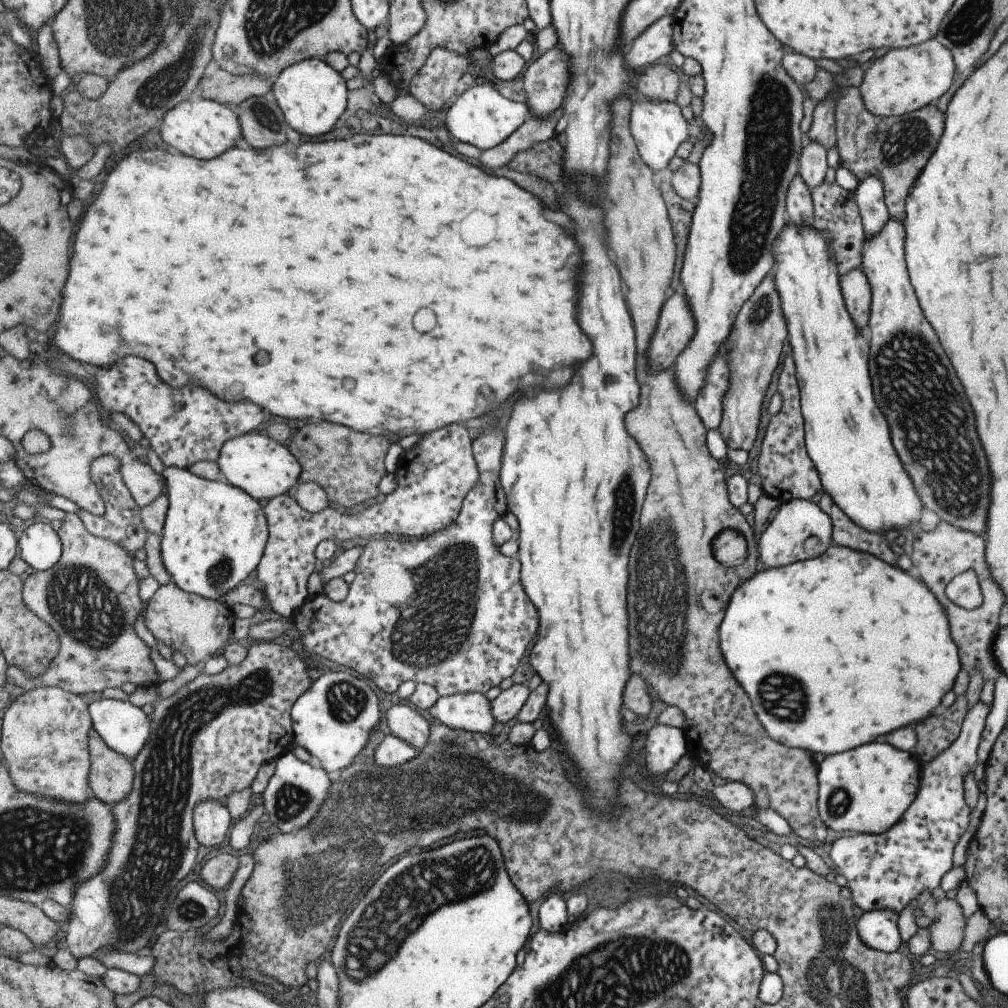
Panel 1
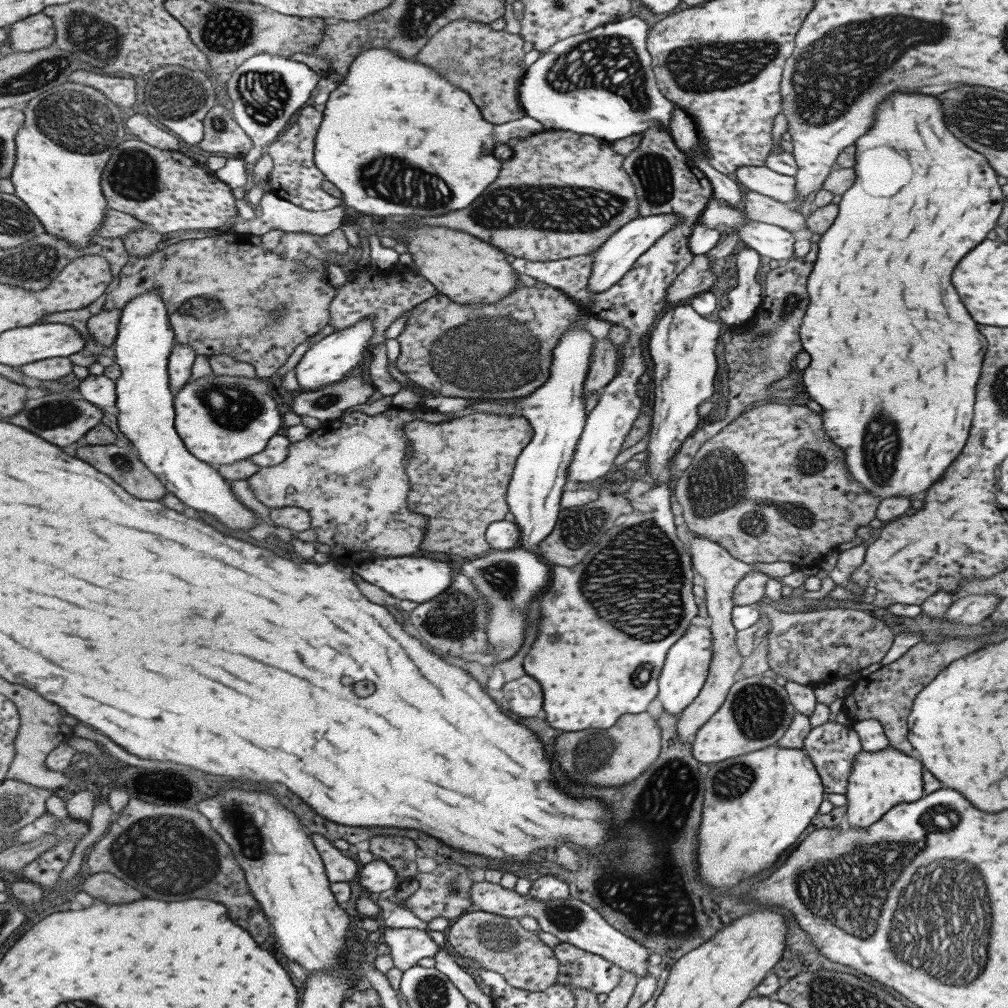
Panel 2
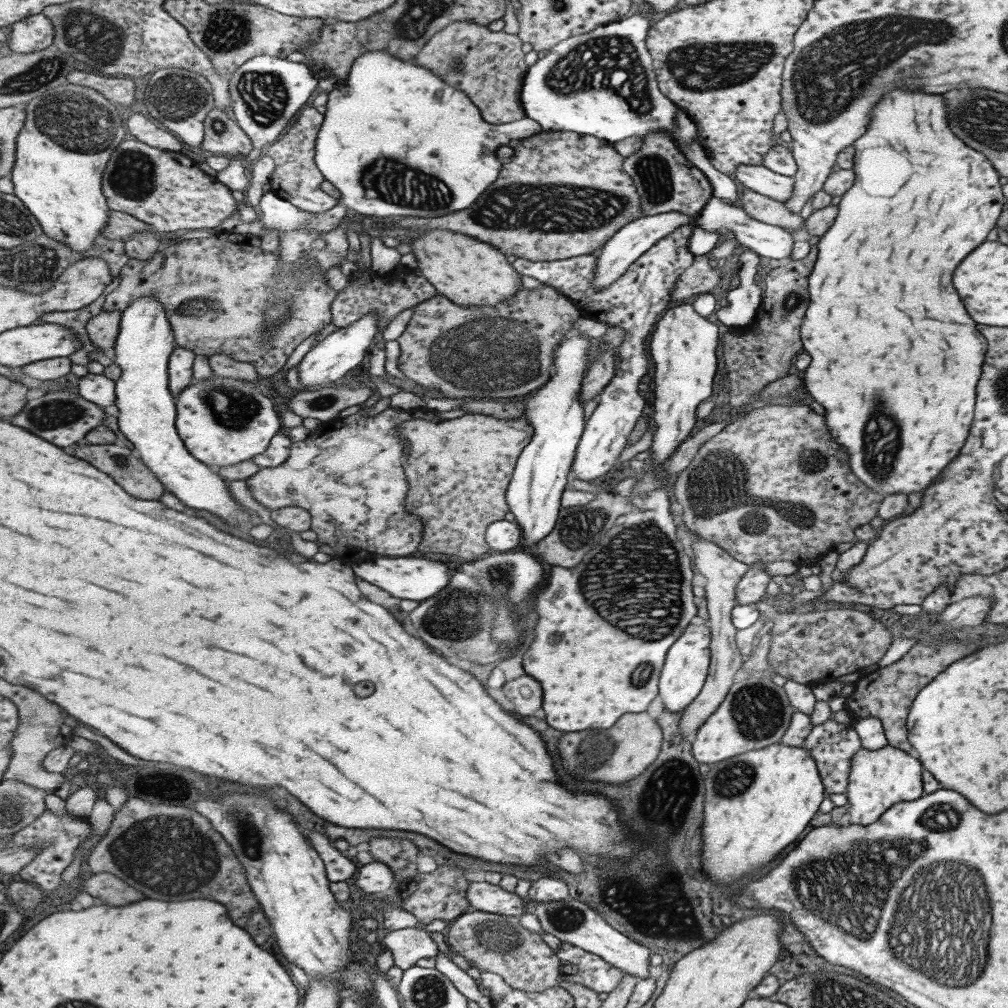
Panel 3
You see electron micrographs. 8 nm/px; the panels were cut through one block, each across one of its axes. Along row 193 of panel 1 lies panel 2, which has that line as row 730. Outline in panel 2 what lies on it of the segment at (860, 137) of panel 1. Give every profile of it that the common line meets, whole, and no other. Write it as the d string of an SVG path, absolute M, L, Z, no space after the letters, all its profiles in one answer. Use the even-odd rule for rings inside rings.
M987 634L973 636L973 638L943 638L939 642L919 642L911 646L901 658L895 662L881 666L877 672L871 672L869 676L859 676L855 684L851 686L851 694L843 696L841 712L851 720L851 724L863 722L863 720L877 720L883 726L883 732L889 740L889 748L903 752L905 756L911 756L913 760L919 760L917 752L913 750L909 742L909 714L913 708L913 702L917 694L953 660L961 660L981 648L987 642Z

